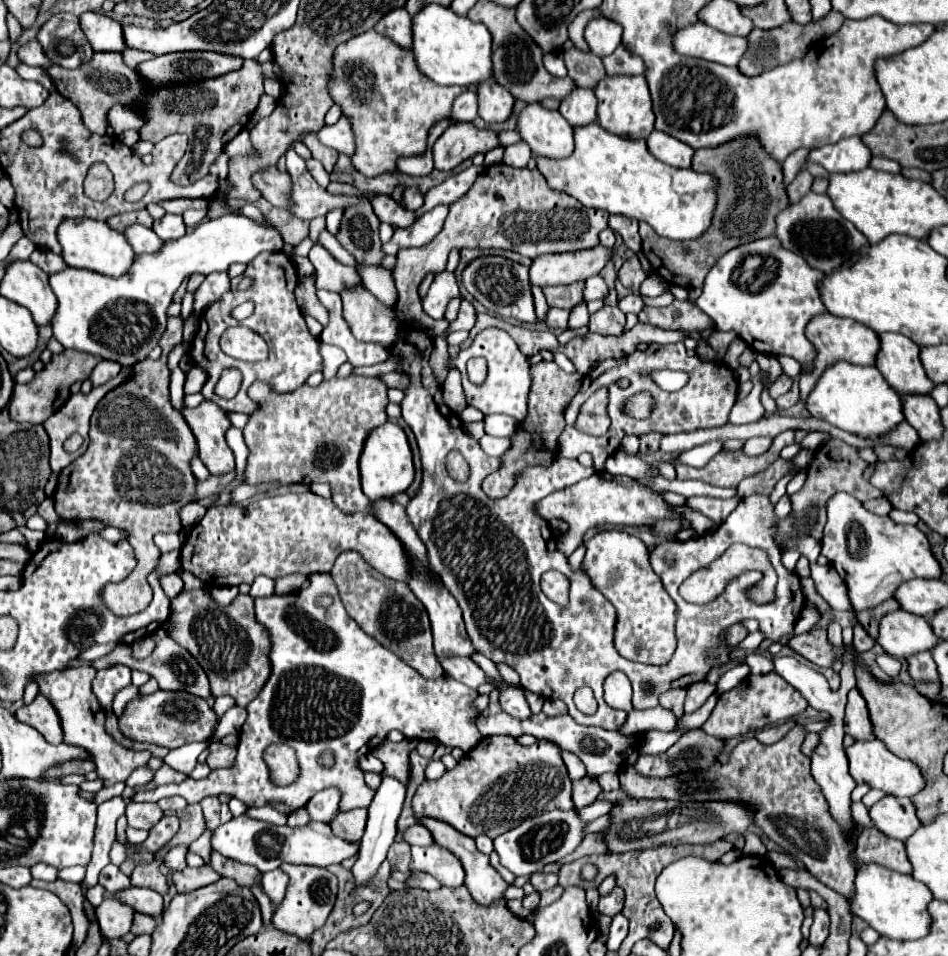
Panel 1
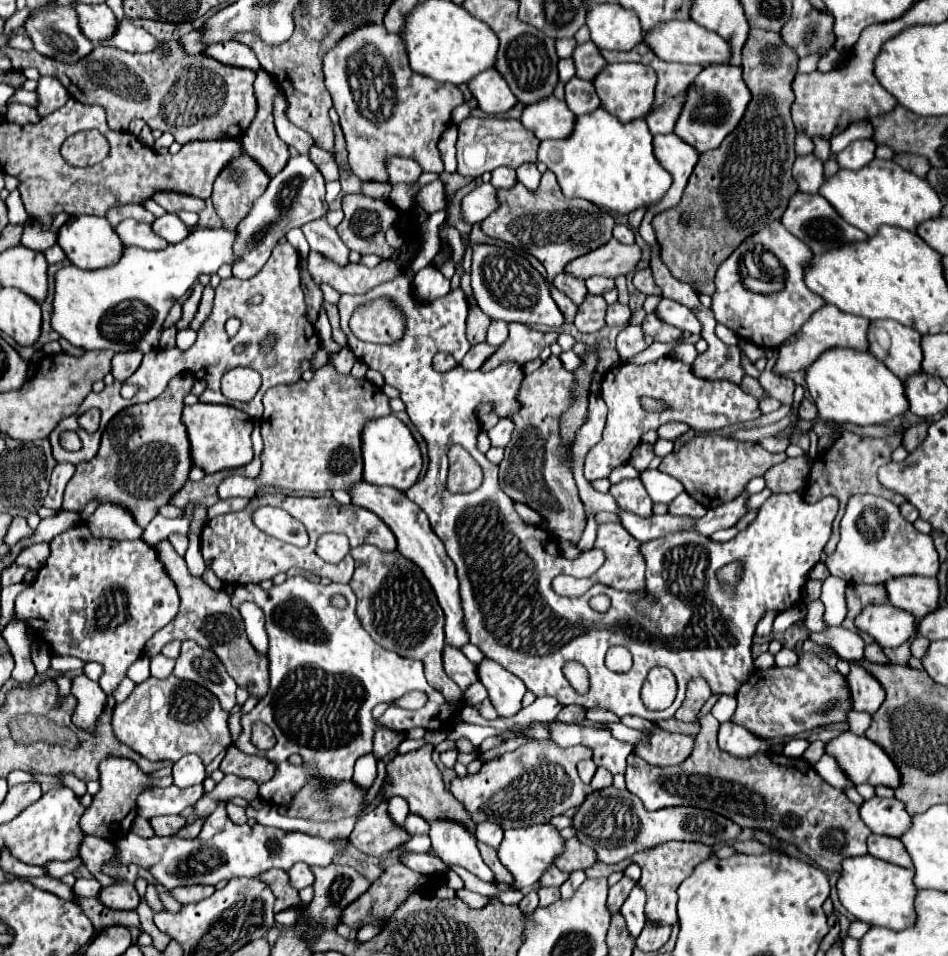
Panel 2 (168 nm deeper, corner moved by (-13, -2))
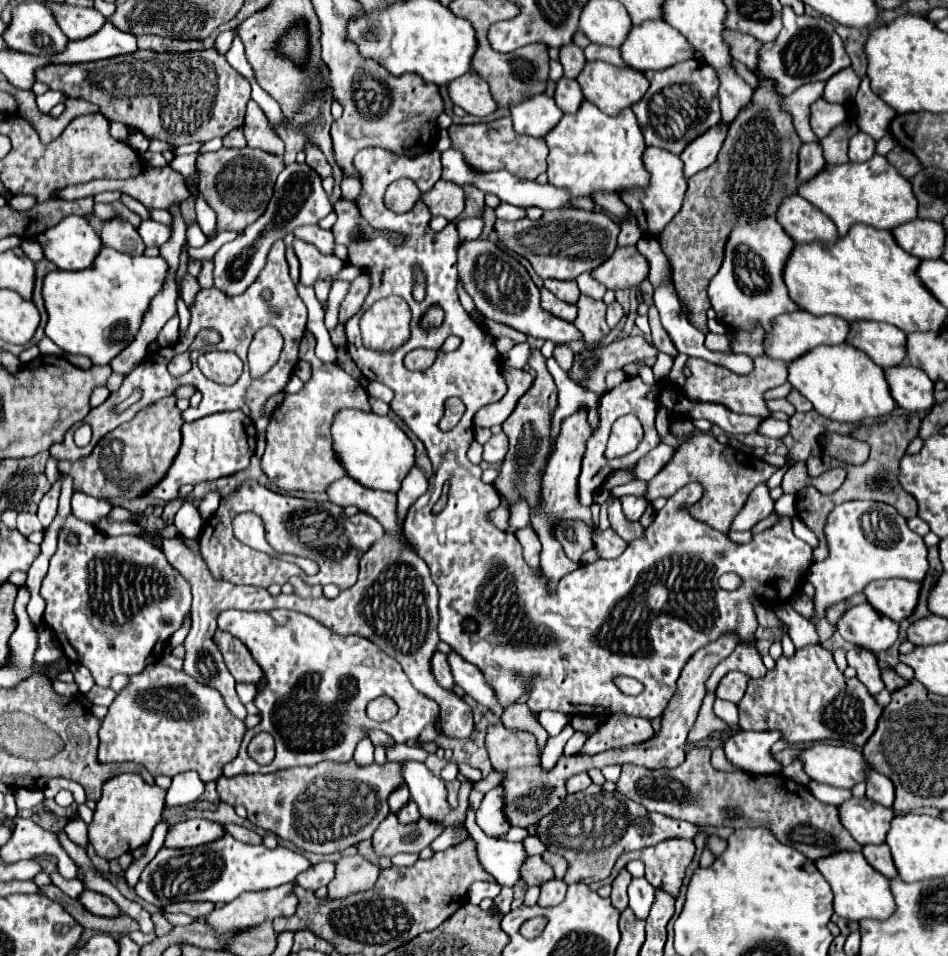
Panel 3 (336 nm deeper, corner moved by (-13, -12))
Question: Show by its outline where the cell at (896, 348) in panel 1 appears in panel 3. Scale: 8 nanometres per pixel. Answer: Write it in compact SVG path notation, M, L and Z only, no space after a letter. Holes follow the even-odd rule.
M851 321L849 325L851 337L847 337L847 343L865 351L879 367L887 369L905 363L907 337L901 329L875 321Z

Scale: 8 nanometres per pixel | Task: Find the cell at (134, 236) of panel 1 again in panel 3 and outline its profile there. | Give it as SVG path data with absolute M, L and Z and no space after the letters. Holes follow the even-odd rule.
M119 217L111 219L111 221L103 221L99 237L105 247L117 249L127 255L141 255L145 251L145 245L143 245L137 229Z

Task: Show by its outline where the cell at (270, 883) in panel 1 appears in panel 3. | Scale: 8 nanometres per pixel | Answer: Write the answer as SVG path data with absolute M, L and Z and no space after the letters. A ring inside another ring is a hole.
M321 861L321 863L311 865L311 869L299 873L297 883L299 883L301 887L305 887L305 889L317 891L319 887L327 885L329 881L333 881L333 877L335 877L335 863Z

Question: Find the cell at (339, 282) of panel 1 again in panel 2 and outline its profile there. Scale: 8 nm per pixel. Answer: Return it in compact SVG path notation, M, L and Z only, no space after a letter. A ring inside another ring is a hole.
M323 217L303 225L301 231L305 233L305 239L309 241L311 251L319 251L321 255L327 255L327 259L331 259L333 263L339 263L339 267L349 263L347 245L339 239L337 231L331 229Z

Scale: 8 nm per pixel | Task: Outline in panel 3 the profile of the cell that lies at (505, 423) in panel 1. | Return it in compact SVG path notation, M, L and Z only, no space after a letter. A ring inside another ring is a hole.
M491 435L491 439L483 445L483 461L487 463L499 463L505 459L507 453L507 435Z

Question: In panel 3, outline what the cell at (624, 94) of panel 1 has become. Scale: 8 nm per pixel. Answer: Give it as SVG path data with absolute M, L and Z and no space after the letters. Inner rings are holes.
M587 61L585 67L581 69L581 73L577 75L577 83L581 85L585 99L591 101L593 105L597 105L607 115L617 115L621 109L631 107L649 89L649 81L641 71L635 71L631 67L619 69L617 65L611 65L605 61Z

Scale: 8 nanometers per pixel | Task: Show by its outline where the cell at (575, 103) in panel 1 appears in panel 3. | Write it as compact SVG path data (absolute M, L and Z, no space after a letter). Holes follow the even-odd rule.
M561 77L557 81L557 89L555 89L555 101L559 105L559 109L563 113L575 113L583 101L583 93L581 87L575 79L567 79Z

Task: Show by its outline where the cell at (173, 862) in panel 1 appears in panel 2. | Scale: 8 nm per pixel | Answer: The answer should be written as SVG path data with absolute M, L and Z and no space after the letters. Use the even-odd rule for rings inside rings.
M205 819L196 820L193 824L180 829L175 836L185 839L194 839L200 833L204 822Z

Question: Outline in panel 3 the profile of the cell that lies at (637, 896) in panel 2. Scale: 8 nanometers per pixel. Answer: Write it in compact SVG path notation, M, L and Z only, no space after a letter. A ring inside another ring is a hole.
M645 877L633 879L629 885L629 907L635 911L639 919L645 919L649 915L649 909L655 899L655 889L651 883L645 881Z

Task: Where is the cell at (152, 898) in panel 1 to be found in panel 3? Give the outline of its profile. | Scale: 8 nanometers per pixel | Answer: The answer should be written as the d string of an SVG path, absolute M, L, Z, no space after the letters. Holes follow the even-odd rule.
M85 889L79 895L79 901L93 915L99 915L99 917L117 917L117 915L121 915L119 907L109 897L105 897L101 893L95 893L95 891L89 891L89 889Z

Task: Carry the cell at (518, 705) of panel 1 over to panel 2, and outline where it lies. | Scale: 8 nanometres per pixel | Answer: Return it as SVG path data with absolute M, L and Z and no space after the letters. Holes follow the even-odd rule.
M485 659L479 665L479 681L489 691L489 699L495 705L499 717L513 717L521 711L521 699L527 687L517 675L509 673L499 663Z

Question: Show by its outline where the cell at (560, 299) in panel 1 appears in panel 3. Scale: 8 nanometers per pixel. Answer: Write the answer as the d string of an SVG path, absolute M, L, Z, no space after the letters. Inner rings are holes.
M545 279L543 281L545 289L549 289L557 299L565 303L577 303L579 299L579 287L575 281L559 281L559 279Z

